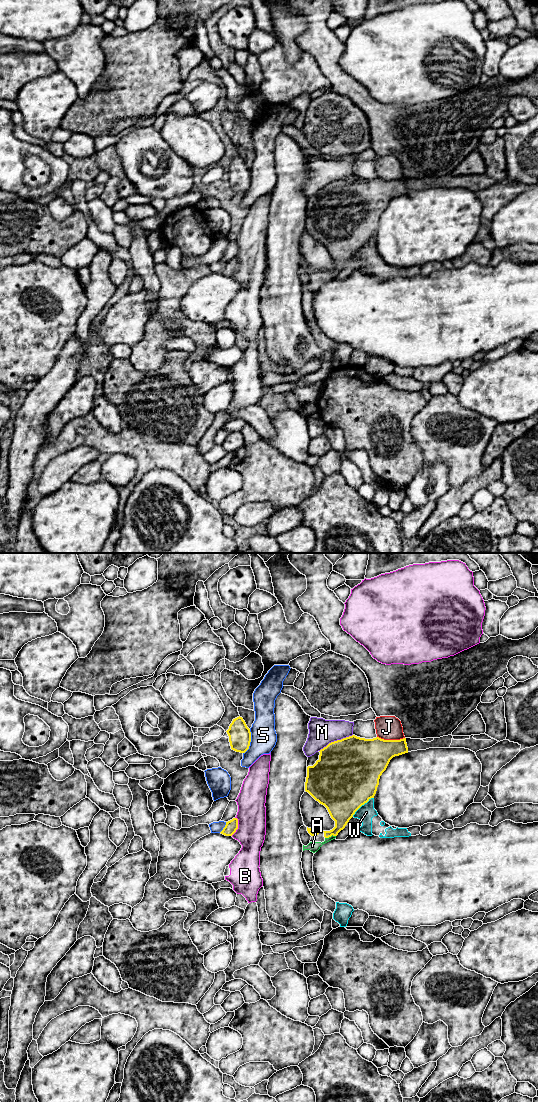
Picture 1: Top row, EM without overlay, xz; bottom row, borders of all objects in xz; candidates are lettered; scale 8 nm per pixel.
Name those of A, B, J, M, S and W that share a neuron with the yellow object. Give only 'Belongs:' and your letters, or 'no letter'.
Belongs: A

